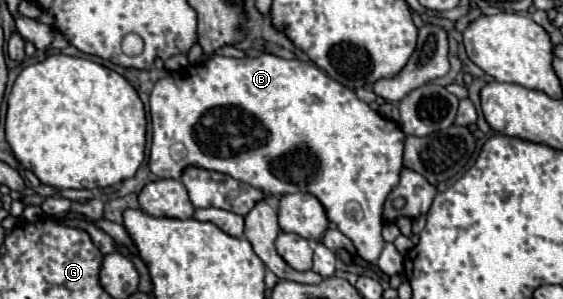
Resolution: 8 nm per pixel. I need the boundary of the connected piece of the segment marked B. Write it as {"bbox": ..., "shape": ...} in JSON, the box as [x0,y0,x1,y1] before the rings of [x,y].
{"bbox":[150,55,406,263],"shape":[[[260,55],[260,57],[250,57],[250,59],[232,59],[232,57],[210,57],[204,63],[198,65],[190,65],[186,69],[168,73],[166,79],[160,79],[154,89],[150,93],[150,114],[152,123],[152,144],[150,148],[150,171],[156,177],[172,177],[172,179],[180,179],[186,167],[200,167],[200,169],[208,169],[208,171],[220,171],[226,175],[232,175],[234,179],[240,179],[256,189],[262,189],[268,197],[282,197],[288,195],[292,191],[310,191],[314,197],[320,199],[320,203],[326,209],[328,219],[346,235],[352,239],[354,247],[358,249],[360,257],[366,259],[368,263],[376,263],[382,247],[384,247],[384,239],[380,235],[382,231],[382,205],[386,195],[394,189],[394,185],[398,183],[398,173],[402,169],[402,151],[404,151],[404,143],[406,143],[406,135],[404,131],[400,131],[400,125],[384,119],[380,113],[376,113],[374,109],[370,109],[368,103],[360,101],[358,95],[344,87],[342,83],[336,83],[334,79],[326,77],[318,67],[300,61],[300,59],[284,59],[284,57],[276,57],[276,55]]]}

